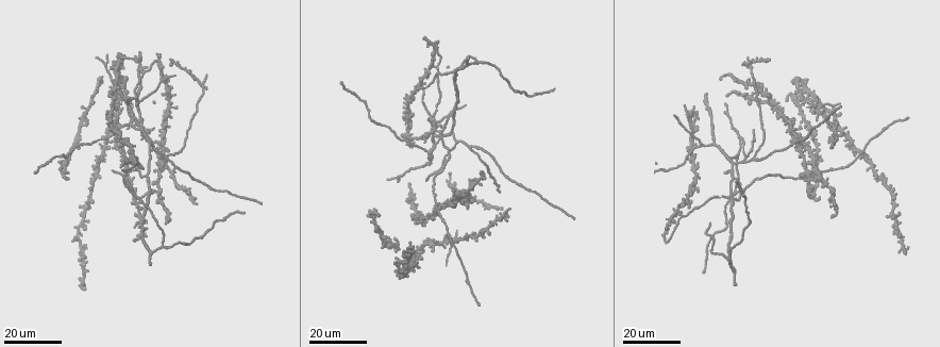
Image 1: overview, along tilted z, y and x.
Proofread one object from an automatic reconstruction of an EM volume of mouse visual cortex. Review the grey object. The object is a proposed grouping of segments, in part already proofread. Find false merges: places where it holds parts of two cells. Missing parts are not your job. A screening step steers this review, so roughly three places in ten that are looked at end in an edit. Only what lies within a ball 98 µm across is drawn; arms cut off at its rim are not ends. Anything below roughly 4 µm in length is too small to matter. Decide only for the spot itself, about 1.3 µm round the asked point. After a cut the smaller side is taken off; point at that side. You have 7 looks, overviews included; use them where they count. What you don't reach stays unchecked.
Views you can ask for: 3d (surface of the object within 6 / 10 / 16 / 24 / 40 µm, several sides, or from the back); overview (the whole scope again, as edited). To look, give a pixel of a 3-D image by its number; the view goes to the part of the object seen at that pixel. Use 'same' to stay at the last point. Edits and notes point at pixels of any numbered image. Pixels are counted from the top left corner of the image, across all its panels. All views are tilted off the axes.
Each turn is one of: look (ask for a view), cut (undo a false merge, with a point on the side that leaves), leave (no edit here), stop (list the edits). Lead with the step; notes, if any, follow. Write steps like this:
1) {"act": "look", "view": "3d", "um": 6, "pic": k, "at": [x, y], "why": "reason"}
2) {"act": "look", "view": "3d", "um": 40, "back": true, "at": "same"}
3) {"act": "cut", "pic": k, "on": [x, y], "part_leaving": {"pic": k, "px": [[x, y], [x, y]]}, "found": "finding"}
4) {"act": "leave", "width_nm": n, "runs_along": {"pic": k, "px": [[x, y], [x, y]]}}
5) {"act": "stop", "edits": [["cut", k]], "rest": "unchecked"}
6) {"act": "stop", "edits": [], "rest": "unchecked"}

{"act": "look", "view": "3d", "um": 24, "pic": 1, "at": [145, 75], "why": "three-way junction"}

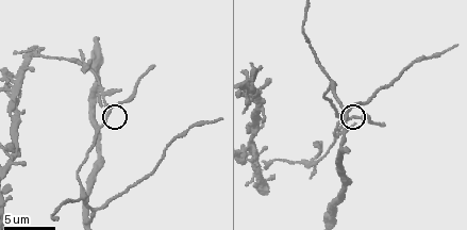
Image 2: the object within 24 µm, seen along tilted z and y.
{"act": "look", "view": "3d", "um": 6, "pic": 2, "at": [107, 110]}

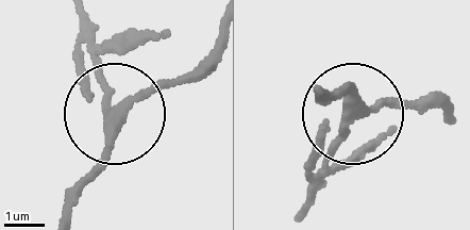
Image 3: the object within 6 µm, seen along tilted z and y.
{"act": "cut", "pic": 3, "on": [99, 58], "width_nm": 250, "part_leaving": {"pic": 3, "px": [[106, 102], [84, 12]]}, "found": "two cells meet here"}

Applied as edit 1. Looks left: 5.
{"act": "look", "view": "overview", "why": "see it whole again"}

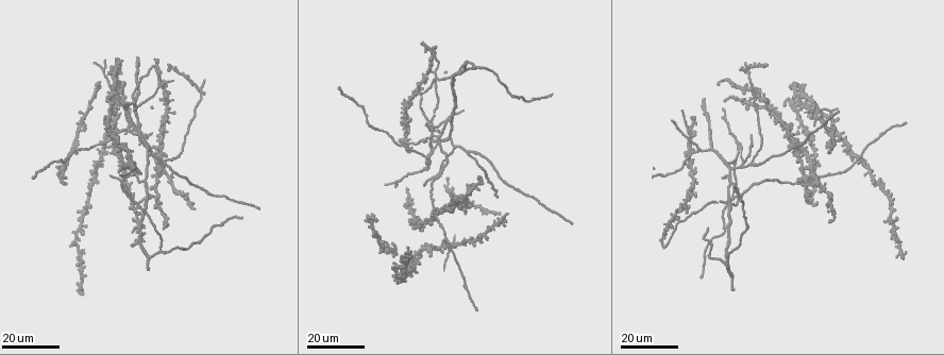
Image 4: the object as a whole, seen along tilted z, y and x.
{"act": "look", "view": "3d", "um": 16, "pic": 4, "at": [127, 114], "why": "two arms in line, one across"}

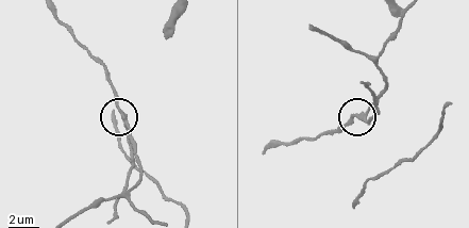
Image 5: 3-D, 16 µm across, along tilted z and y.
{"act": "look", "view": "3d", "um": 10, "pic": 5, "at": [365, 120]}

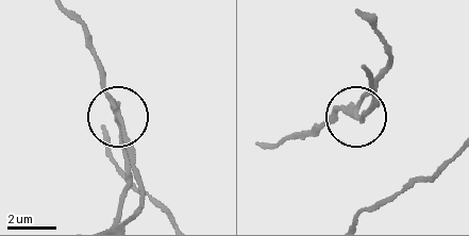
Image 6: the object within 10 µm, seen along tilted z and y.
{"act": "cut", "pic": 6, "on": [366, 111], "width_nm": 210, "part_leaving": {"pic": 6, "px": [[351, 114], [363, 116], [373, 105], [368, 68]]}, "found": "a second cell is stuck on"}

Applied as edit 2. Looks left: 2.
{"act": "look", "view": "3d", "um": 16, "pic": 2, "at": [94, 207], "why": "branch point"}

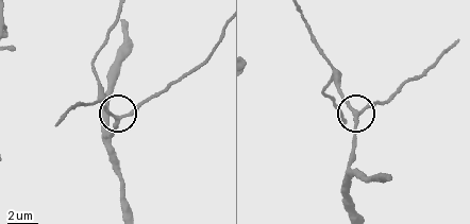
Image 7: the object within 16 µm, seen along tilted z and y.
{"act": "leave", "side_arm_um": 18, "arms": 3, "found": "all the same cell"}

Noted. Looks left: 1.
{"act": "stop", "edits": [["cut", 3], ["cut", 6]], "rest": "unchecked"}

